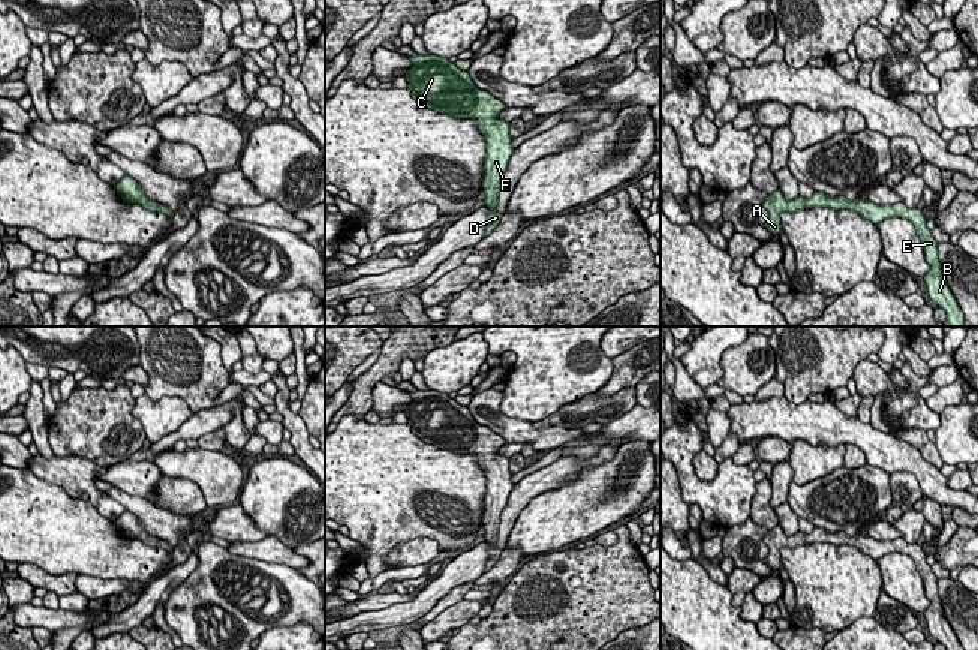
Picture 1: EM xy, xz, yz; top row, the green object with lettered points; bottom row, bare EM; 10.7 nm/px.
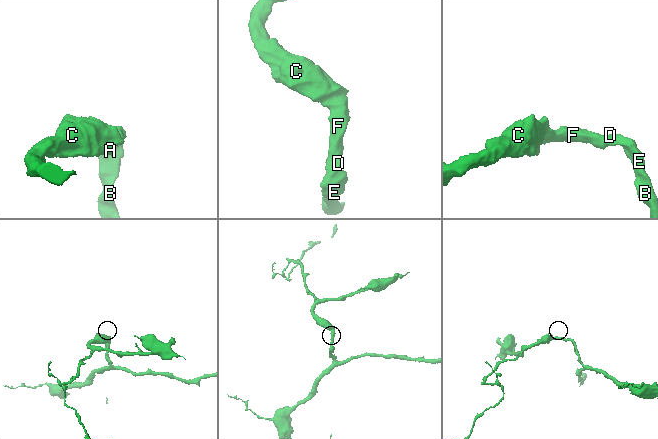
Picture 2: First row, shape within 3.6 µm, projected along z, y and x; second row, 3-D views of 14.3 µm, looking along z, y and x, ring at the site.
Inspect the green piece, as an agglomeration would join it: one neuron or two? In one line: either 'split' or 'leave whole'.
leave whole

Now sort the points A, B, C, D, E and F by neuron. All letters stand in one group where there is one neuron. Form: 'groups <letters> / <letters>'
groups A B C D E F

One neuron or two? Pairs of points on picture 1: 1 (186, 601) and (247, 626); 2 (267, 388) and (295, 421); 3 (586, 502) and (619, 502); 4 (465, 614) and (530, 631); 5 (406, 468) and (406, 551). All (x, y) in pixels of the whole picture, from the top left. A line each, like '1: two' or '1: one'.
1: one
2: two
3: one
4: two
5: two

